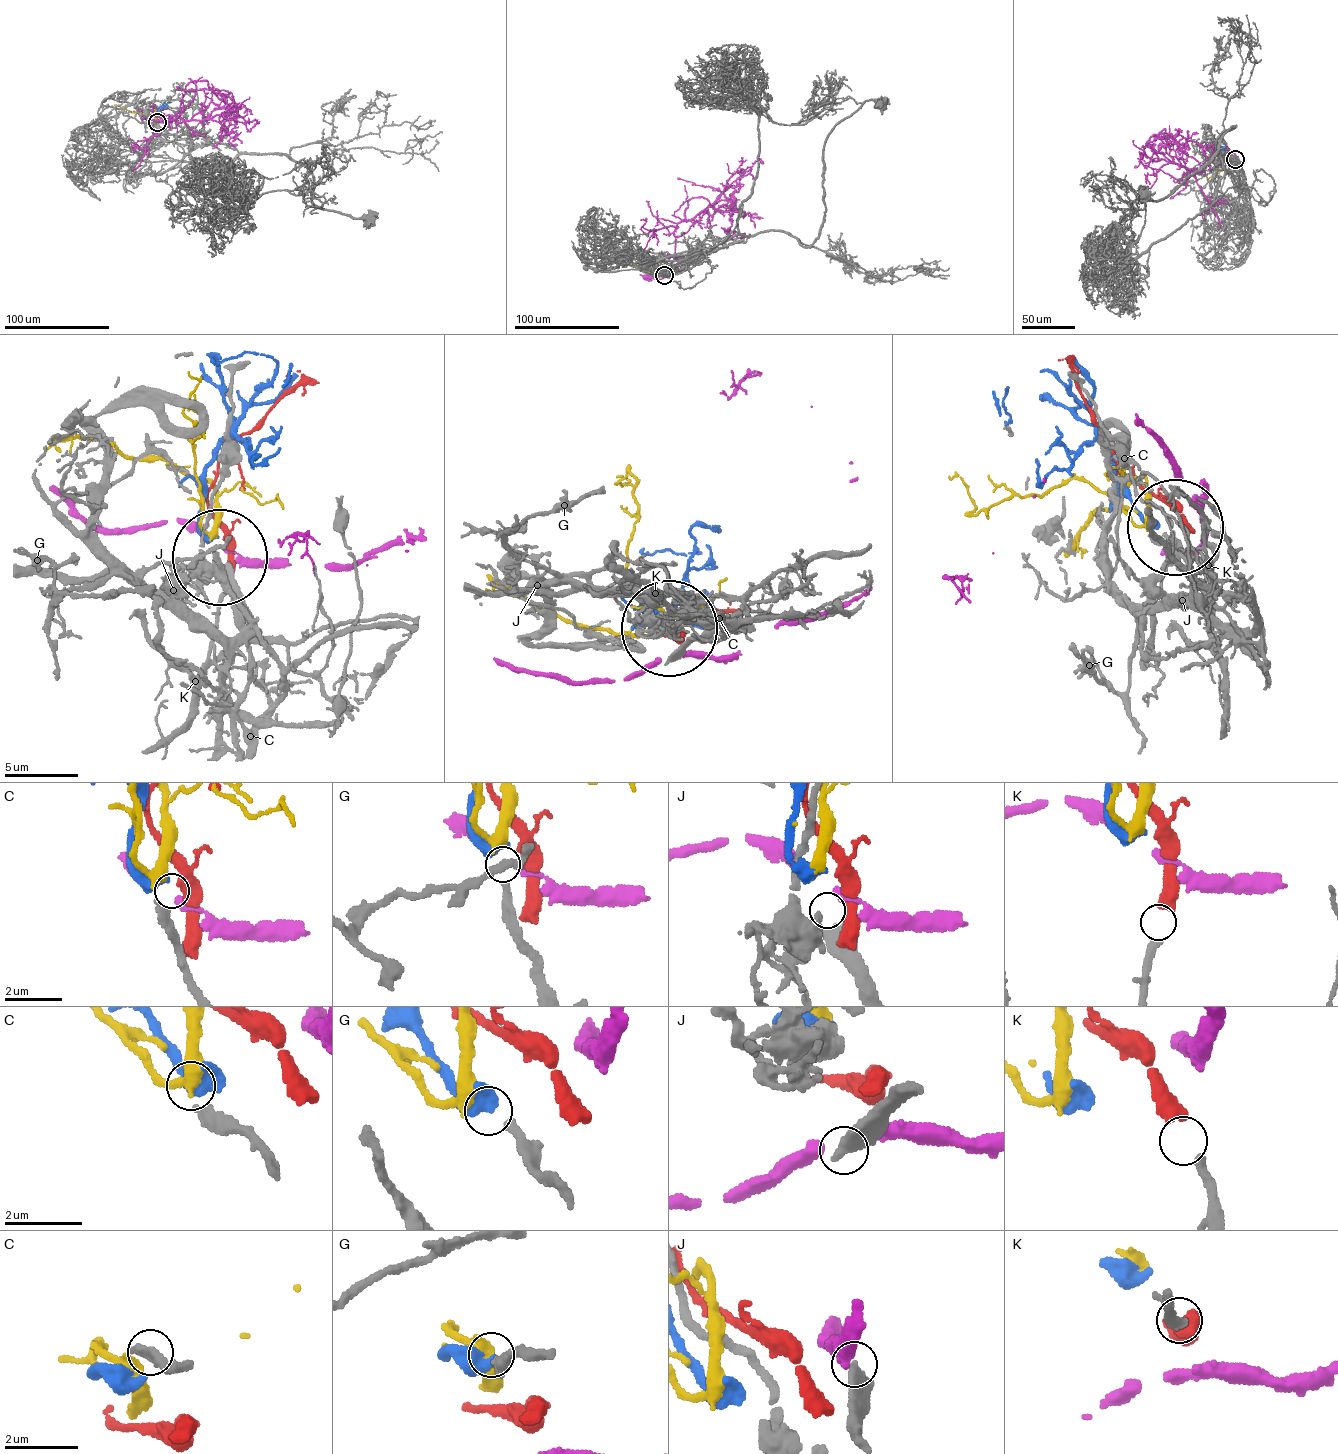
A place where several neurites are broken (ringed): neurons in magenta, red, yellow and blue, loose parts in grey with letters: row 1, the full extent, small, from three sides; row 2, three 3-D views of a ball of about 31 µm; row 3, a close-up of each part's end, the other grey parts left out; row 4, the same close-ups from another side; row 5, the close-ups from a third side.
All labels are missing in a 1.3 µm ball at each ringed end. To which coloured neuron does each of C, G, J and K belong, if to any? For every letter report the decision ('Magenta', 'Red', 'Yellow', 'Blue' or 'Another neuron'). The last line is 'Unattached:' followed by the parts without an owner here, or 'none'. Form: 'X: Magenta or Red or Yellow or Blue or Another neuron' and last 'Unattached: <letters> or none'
C: Yellow
G: Blue
J: Another neuron
K: Red
Unattached: J

